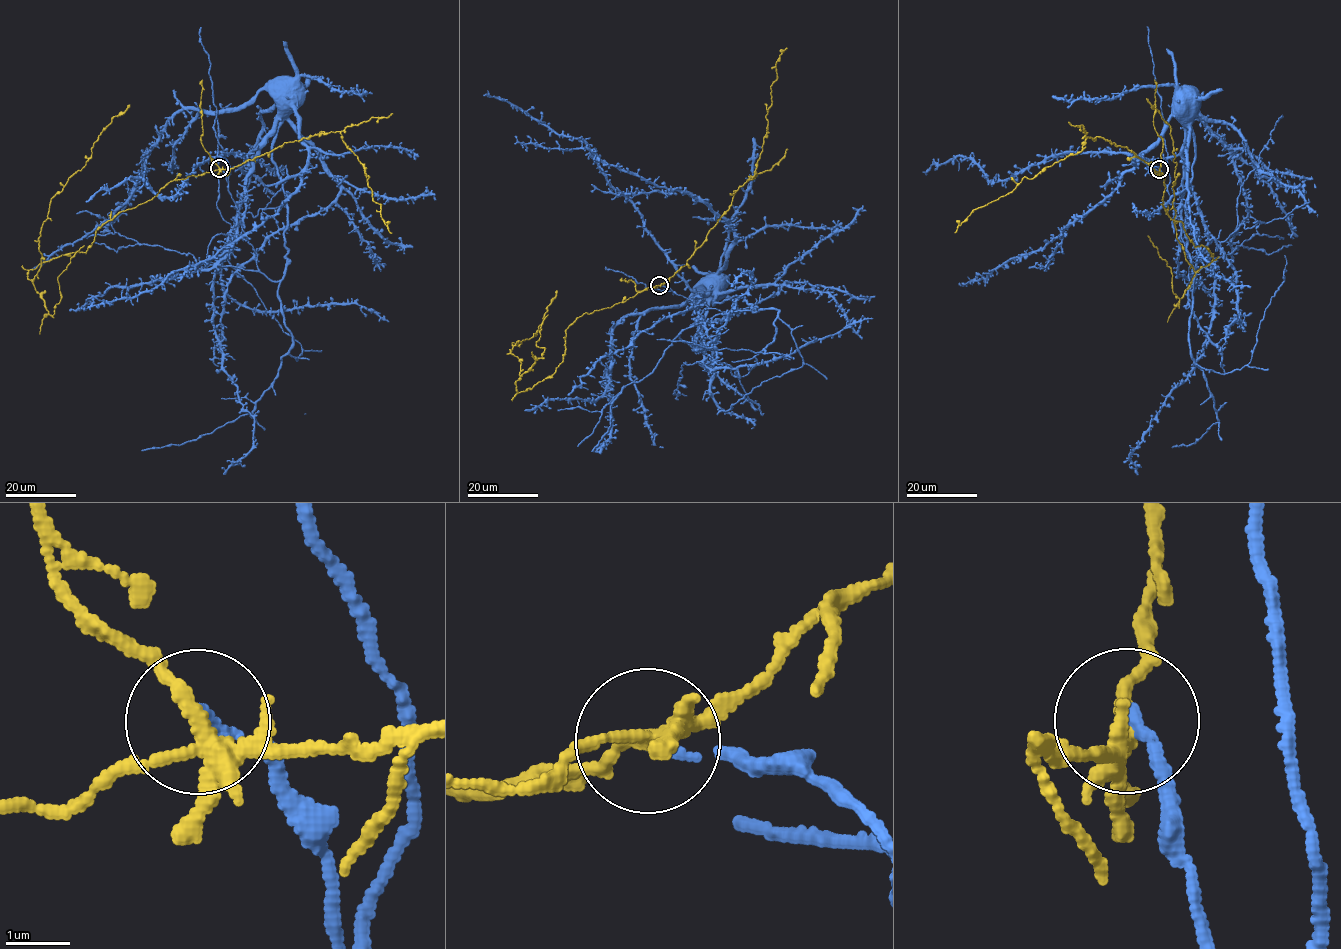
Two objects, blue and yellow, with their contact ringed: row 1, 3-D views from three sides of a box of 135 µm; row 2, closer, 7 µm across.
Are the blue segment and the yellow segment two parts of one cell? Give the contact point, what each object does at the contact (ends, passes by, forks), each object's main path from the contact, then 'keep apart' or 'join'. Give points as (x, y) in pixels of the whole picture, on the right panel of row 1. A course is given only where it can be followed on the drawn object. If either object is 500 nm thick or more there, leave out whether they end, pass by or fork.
place (1159, 169); blue ends; yellow forks; course blue (1159, 170), (1171, 204), (1175, 208), (1180, 207), (1186, 135), (1177, 118), (1177, 103), (1181, 101); course yellow (1159, 170), (1163, 207), (1195, 246), (1212, 254), (1212, 261), (1195, 271), (1177, 239), (1171, 128), (1146, 98); keep apart

